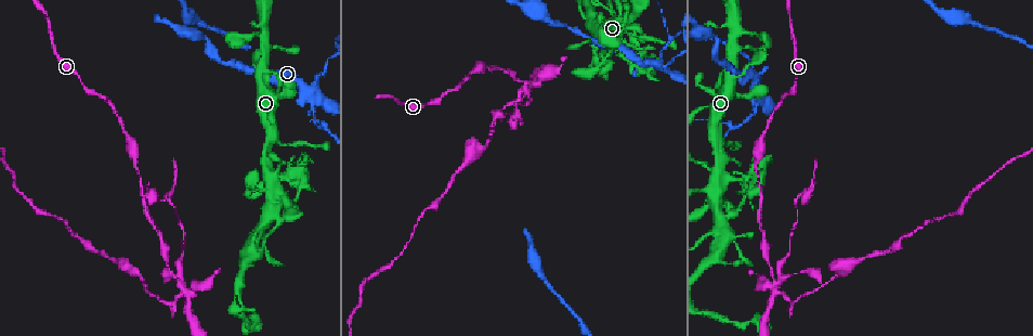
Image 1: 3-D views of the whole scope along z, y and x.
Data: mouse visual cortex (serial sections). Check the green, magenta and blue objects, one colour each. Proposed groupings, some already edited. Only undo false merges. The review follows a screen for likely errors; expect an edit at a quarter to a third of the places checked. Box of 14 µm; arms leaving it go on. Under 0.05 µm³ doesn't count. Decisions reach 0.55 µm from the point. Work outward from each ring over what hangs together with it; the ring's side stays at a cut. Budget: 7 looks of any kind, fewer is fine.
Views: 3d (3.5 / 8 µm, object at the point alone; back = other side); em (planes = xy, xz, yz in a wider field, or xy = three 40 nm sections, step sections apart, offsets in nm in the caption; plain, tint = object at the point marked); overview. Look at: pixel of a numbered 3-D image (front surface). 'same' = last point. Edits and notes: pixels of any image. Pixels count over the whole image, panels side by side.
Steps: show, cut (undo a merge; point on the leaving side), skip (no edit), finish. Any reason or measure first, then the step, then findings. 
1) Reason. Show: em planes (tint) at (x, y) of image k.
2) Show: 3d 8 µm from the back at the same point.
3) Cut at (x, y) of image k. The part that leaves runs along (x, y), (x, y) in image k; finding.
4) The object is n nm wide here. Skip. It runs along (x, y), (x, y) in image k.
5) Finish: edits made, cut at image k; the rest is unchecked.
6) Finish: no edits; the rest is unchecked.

Thin neck. Show: 3d 3.5 µm at (625, 27) of image 1.

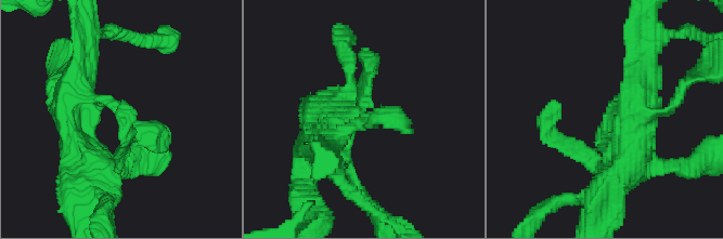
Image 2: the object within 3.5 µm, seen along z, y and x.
Show: em xy step 5 (tint) at (365, 121) of image 2.

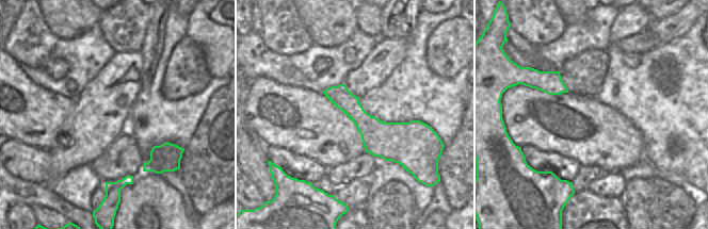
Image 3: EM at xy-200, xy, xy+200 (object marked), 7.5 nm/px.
Show: em xy step 1 (tint) at the same point.

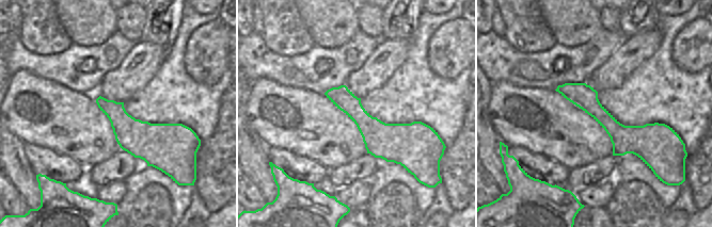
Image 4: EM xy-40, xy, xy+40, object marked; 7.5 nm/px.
Skip. It runs along (559, 88), (619, 133), (664, 130) in image 4; continuous, no second cell.

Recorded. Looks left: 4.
Four or more arms meet. Show: 3d 8 µm at (308, 94) of image 1.

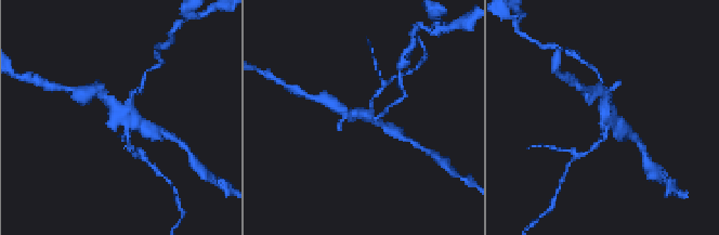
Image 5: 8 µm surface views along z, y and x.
Show: em xy step 2 (tint) at (365, 116) of image 5.

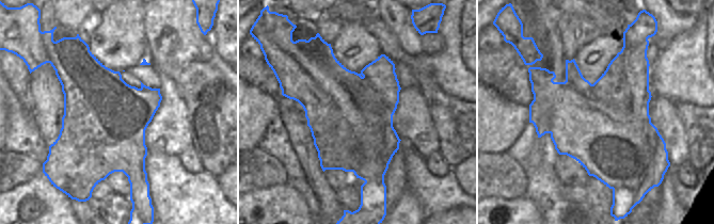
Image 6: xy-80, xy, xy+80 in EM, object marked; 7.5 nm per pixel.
Cut at (597, 144) of image 5. A second cell is stuck on.

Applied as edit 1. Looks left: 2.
Two arms at a narrow angle. Show: em xy step 5 (tint) at (777, 288) of image 1.

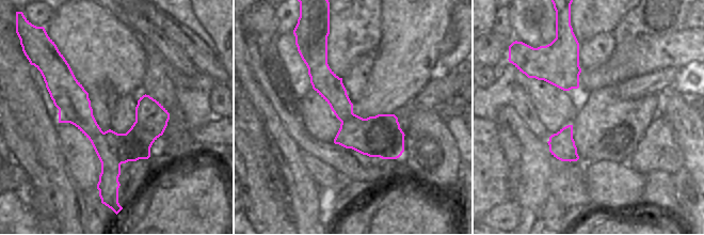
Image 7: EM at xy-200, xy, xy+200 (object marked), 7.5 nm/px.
See where the arms go. Show: 3d 3.5 µm at the same point.

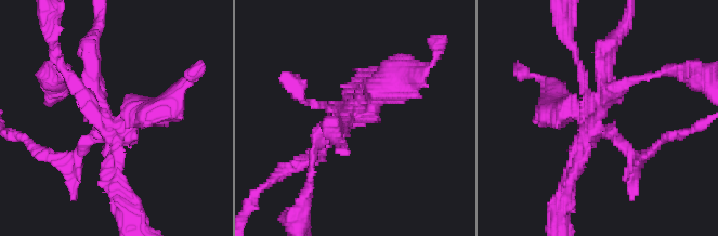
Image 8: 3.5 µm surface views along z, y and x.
Cut at (624, 86) of image 8. The part that leaves runs along (595, 125), (634, 161), (642, 158) in image 8; two cells meet here.

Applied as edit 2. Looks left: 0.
Finish: edits made, cut at image 5, cut at image 8; the rest is unchecked.

